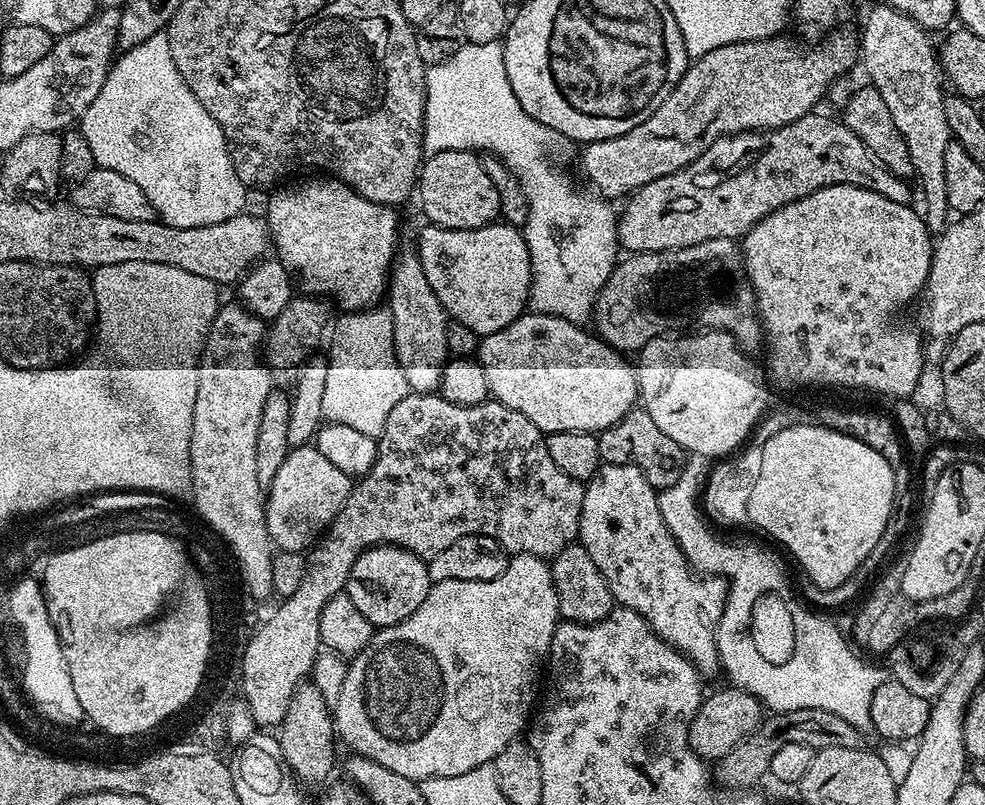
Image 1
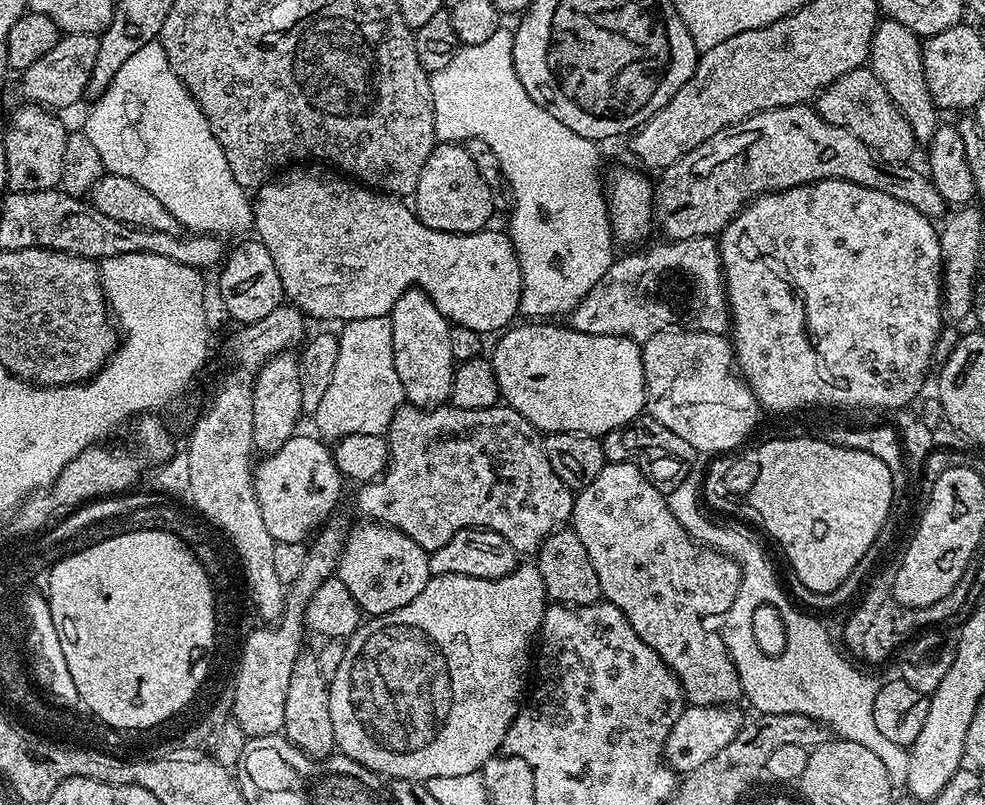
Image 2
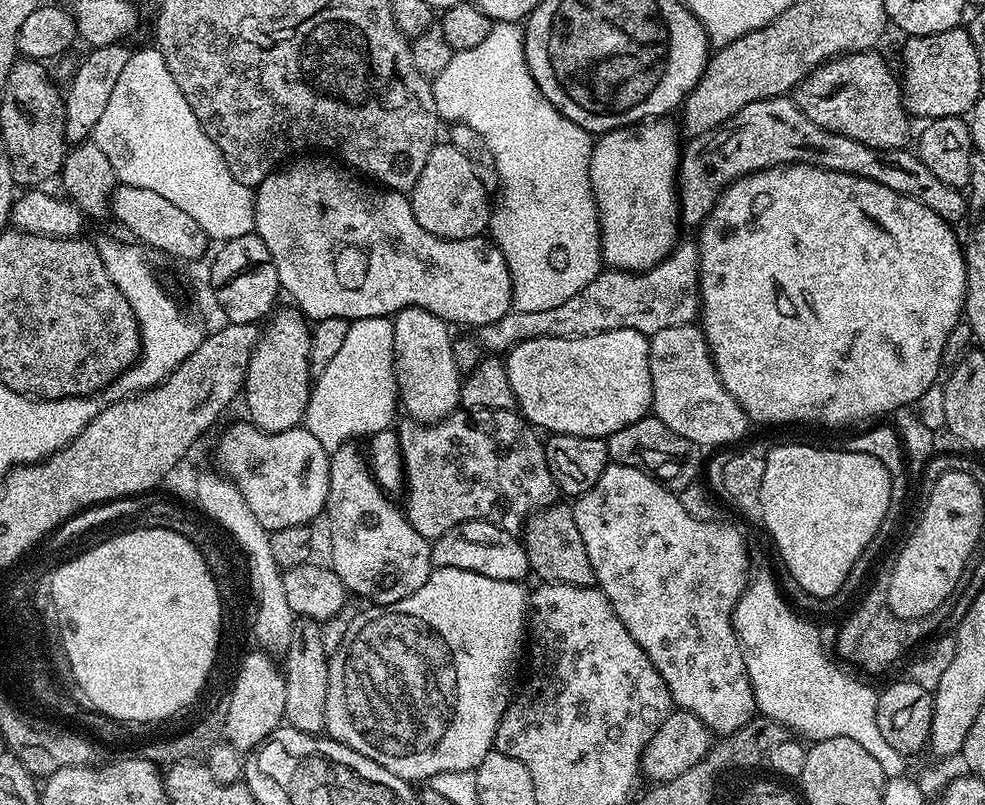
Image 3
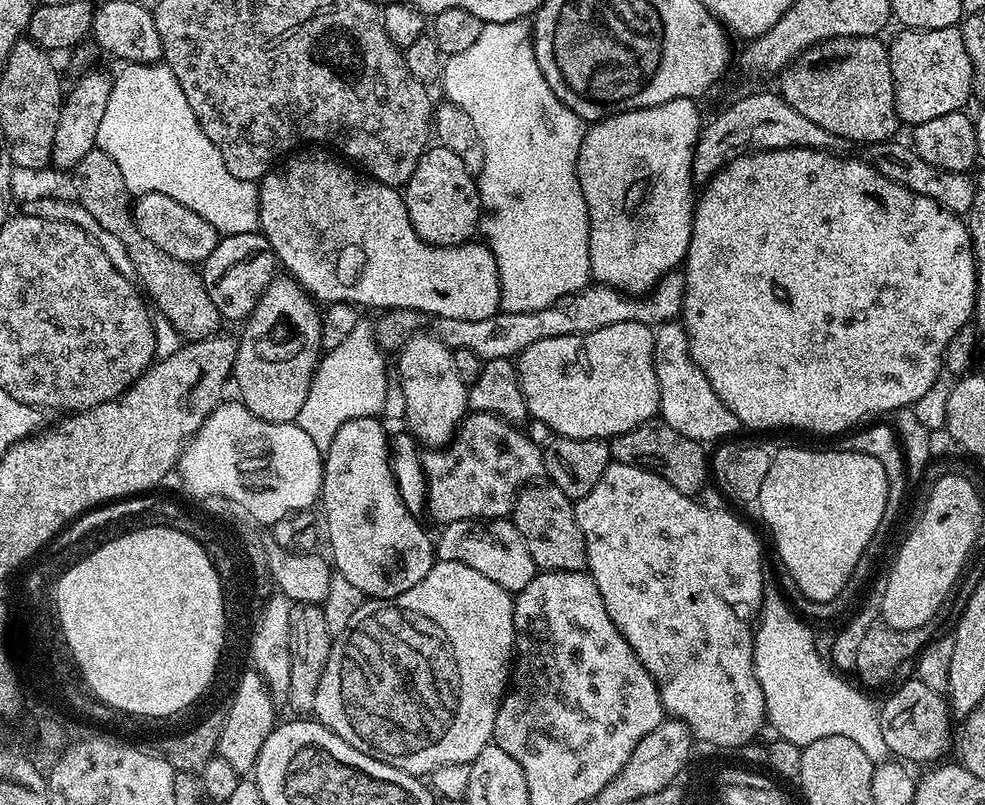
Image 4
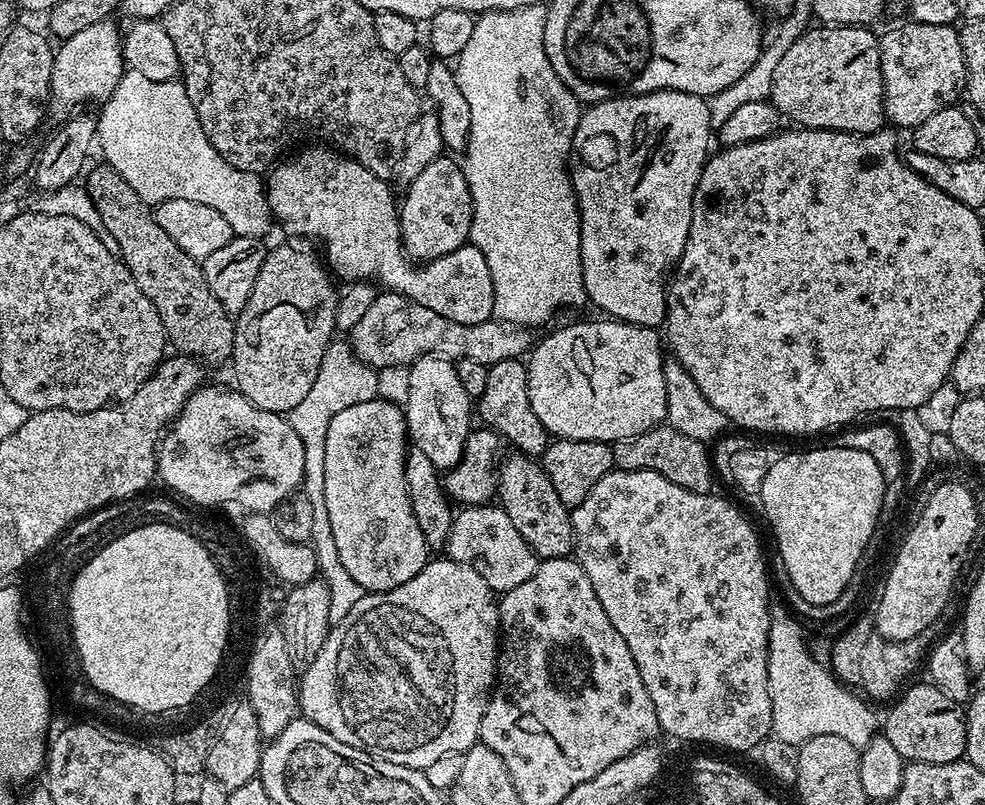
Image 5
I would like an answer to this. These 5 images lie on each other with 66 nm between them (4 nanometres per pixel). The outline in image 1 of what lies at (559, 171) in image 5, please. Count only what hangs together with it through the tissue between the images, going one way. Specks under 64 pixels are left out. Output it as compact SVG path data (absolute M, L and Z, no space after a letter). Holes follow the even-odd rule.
M500 40L485 44L465 43L450 58L446 58L440 64L431 65L426 72L426 90L428 93L424 111L425 153L431 154L442 150L479 150L481 153L497 156L512 170L525 192L525 198L528 199L528 217L522 231L532 263L528 308L547 316L569 320L571 324L587 325L592 320L592 311L598 294L602 286L606 286L618 263L617 209L612 209L607 199L579 192L572 185L571 178L552 161L556 147L562 144L561 137L552 128L547 128L542 122L530 118L530 114L522 108L522 102L518 102L518 98L514 96L510 78L506 78L504 46Z

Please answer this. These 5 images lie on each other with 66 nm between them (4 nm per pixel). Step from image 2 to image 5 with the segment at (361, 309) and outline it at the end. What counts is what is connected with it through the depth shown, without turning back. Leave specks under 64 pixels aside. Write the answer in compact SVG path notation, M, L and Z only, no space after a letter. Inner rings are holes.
M304 146L300 150L297 156L289 155L281 159L267 173L268 208L272 211L275 223L281 224L292 236L313 236L320 240L327 267L341 281L371 281L388 268L388 216L395 217L398 212L398 200L392 197L388 189L389 181L385 177L375 176L366 170L366 166L335 147ZM471 242L463 244L450 254L442 254L442 258L434 258L419 266L404 262L396 272L394 288L406 298L422 306L430 306L434 314L450 318L450 322L474 326L478 322L493 319L494 282L490 278L490 266L486 266L482 250L478 250Z

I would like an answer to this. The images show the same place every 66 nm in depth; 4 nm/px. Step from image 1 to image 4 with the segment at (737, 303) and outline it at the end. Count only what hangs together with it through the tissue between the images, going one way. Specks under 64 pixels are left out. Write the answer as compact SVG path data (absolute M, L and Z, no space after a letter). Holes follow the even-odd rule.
M679 271L667 272L662 279L660 279L655 286L655 289L647 294L625 294L619 292L617 288L607 288L605 284L597 284L595 282L589 283L587 288L578 290L574 294L566 294L566 298L562 298L558 302L554 302L550 306L546 306L542 310L534 310L533 312L505 312L503 310L495 312L490 318L478 318L478 322L466 322L462 318L439 318L435 321L436 328L434 328L434 335L444 343L447 348L469 348L474 350L474 354L478 354L478 358L483 360L493 360L494 358L506 358L512 360L519 357L520 353L526 350L526 346L534 346L534 342L542 342L542 338L558 338L559 336L581 336L587 332L600 330L602 326L614 326L614 322L642 322L649 326L659 326L672 321L675 321L680 314L680 308L684 304L684 278Z

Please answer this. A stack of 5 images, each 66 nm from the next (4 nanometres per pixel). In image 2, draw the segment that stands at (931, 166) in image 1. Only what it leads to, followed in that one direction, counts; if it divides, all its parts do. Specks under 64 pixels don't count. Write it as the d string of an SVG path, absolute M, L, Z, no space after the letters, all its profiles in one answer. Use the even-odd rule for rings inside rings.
M890 19L879 21L871 40L869 52L869 67L890 94L891 100L898 106L900 112L910 122L917 143L926 144L932 140L940 125L939 109L933 101L929 87L926 86L925 67L922 66L923 45L921 39Z

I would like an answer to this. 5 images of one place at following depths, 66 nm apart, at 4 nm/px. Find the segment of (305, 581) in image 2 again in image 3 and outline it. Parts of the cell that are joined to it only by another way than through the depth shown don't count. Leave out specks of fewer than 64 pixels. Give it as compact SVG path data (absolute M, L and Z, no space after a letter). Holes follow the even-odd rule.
M263 650L249 651L235 669L230 704L223 731L225 741L237 752L248 754L261 744L275 728L285 723L286 686L281 665Z

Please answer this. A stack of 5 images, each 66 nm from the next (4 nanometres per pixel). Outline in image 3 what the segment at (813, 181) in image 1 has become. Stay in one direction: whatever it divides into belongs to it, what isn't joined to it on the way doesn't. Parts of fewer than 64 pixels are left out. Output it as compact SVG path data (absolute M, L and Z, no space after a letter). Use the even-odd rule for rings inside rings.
M788 96L750 102L750 106L742 106L742 110L726 122L700 136L691 137L683 145L678 173L680 216L685 225L699 226L712 212L724 189L734 181L752 172L786 164L817 164L820 168L870 178L882 186L890 186L890 190L906 194L922 202L922 206L930 206L930 210L943 220L963 221L968 215L965 193L954 186L946 186L946 182L936 177L915 151L908 151L903 147L880 152L854 138L822 130L822 126L814 126L814 122L802 114L795 99Z

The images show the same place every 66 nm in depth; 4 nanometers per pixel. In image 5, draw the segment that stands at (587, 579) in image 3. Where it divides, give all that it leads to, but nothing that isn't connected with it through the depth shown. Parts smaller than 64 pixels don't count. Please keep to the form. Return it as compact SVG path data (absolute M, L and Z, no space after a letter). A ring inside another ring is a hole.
M523 454L505 455L498 465L496 490L499 507L514 522L518 534L526 538L540 560L571 557L574 552L572 513L558 498L558 490L550 483L543 463Z

